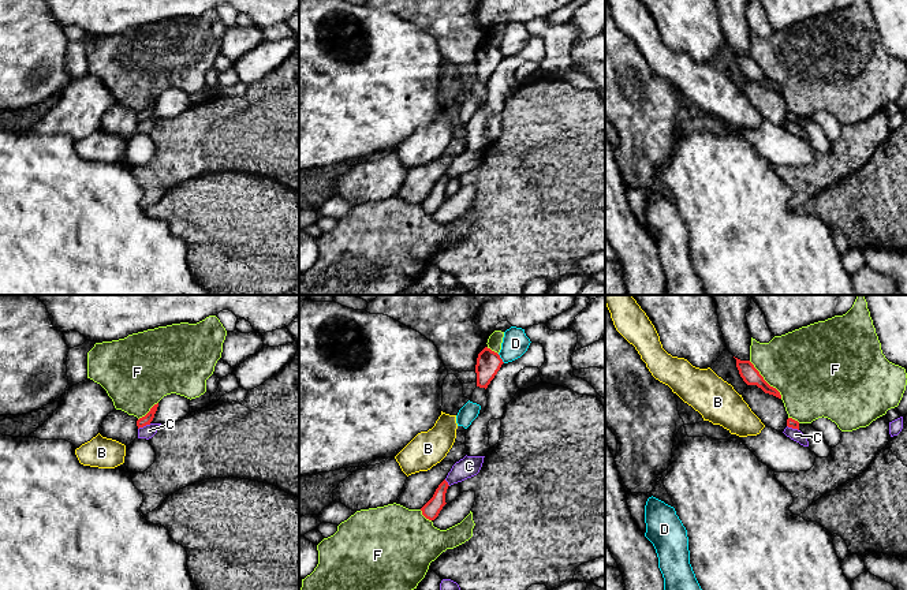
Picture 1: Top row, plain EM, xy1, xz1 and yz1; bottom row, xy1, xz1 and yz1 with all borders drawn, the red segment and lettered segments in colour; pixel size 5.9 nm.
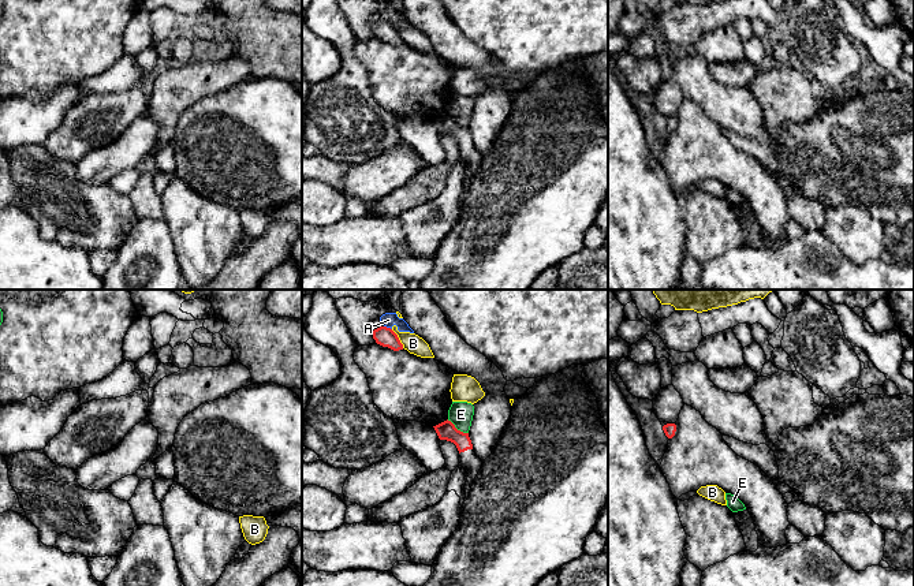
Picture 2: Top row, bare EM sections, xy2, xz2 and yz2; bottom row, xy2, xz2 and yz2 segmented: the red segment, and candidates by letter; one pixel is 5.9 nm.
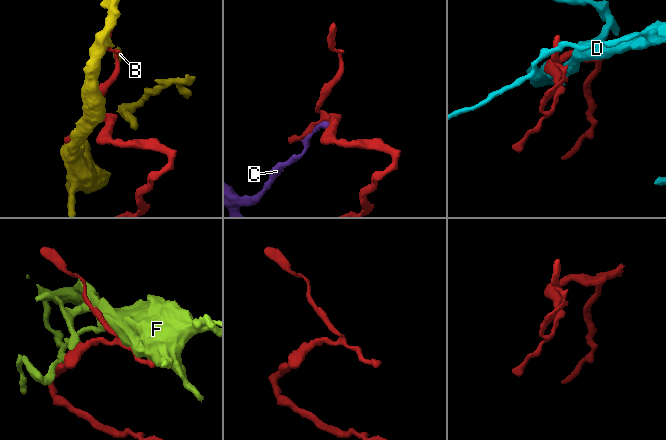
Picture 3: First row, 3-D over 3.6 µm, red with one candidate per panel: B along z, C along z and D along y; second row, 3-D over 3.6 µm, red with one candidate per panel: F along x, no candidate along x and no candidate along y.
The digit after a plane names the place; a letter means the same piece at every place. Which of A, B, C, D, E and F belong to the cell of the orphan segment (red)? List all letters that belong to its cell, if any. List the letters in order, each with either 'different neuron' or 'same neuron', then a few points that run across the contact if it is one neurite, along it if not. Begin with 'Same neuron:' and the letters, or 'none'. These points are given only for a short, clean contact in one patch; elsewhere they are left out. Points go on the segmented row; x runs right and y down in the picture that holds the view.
Same neuron: none
A: different neuron
B: different neuron
C: different neuron
D: different neuron; line xz1 (497, 354), (504, 362)
E: different neuron
F: different neuron

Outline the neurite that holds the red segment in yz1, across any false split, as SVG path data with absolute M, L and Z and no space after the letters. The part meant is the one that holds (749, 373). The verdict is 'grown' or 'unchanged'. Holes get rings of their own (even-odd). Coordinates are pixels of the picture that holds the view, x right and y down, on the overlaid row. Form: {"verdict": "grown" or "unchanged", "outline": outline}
{"verdict": "unchanged", "outline": "M736 359L736 367L739 370L740 377L747 385L757 385L761 388L765 393L773 395L779 399L781 399L780 392L770 387L764 377L759 374L759 371L754 367L754 365L750 361L740 361Z"}

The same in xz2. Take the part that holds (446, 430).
{"verdict": "grown", "outline": "M447 419L433 428L440 440L454 443L459 451L459 466L462 466L467 473L467 481L465 485L466 501L471 490L473 482L482 466L482 460L473 451L473 444L469 433L458 430L451 421Z"}

